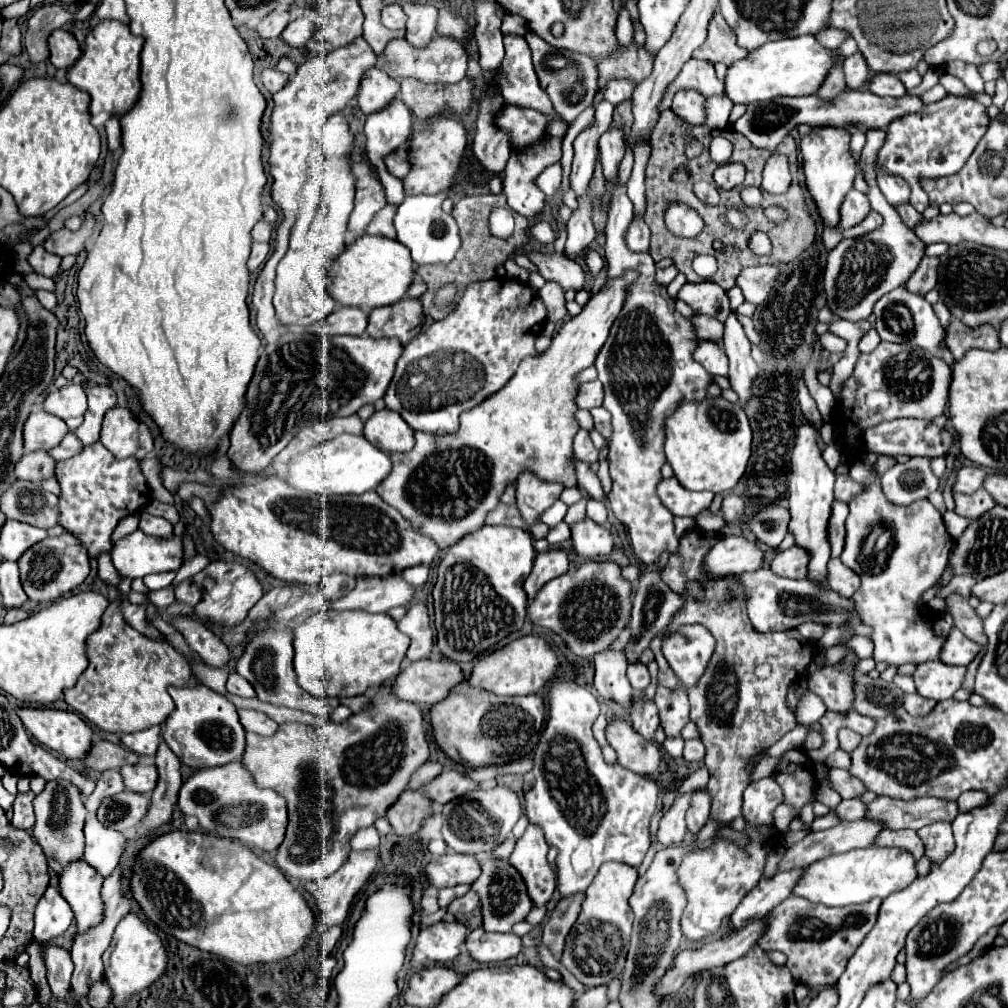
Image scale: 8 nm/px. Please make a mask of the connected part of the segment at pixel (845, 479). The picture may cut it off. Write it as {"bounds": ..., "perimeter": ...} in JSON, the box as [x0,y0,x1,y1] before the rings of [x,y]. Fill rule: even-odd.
{"bounds":[834,476,862,502],"perimeter":[[[838,476],[836,478],[836,486],[834,486],[834,498],[842,500],[842,502],[850,502],[850,498],[854,494],[858,494],[860,490],[862,490],[862,486],[852,482],[850,476]]]}

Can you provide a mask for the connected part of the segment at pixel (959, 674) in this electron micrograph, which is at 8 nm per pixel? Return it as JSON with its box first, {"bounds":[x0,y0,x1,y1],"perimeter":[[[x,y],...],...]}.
{"bounds":[914,660,964,702],"perimeter":[[[930,660],[918,664],[914,672],[914,682],[920,696],[942,702],[946,698],[952,698],[954,692],[962,686],[964,674],[964,666],[948,666],[940,660]]]}

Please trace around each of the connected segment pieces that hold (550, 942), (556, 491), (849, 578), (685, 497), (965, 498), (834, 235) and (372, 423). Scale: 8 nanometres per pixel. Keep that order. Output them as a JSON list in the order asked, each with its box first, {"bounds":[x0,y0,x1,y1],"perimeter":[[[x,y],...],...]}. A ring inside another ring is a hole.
[{"bounds":[542,894,584,958],"perimeter":[[[574,894],[574,896],[570,896],[570,898],[564,898],[564,900],[558,902],[558,906],[550,912],[550,920],[546,920],[546,924],[544,924],[542,942],[552,950],[552,954],[554,954],[556,958],[562,956],[566,934],[570,932],[572,924],[576,922],[576,918],[578,918],[578,914],[580,914],[582,900],[584,900],[584,894]]]},{"bounds":[516,470,562,524],"perimeter":[[[524,470],[516,482],[516,504],[524,520],[528,524],[538,522],[538,516],[558,500],[562,490],[562,482],[546,482],[530,474],[530,470]]]},{"bounds":[828,558,860,598],"perimeter":[[[830,558],[830,566],[828,566],[828,586],[832,590],[836,590],[838,594],[850,598],[858,590],[858,586],[860,586],[860,578],[840,558]]]},{"bounds":[658,476,714,518],"perimeter":[[[674,476],[658,484],[658,496],[674,516],[692,516],[692,518],[698,512],[706,510],[714,498],[714,494],[710,492],[692,492],[686,490],[684,486],[678,486],[678,480]]]},{"bounds":[954,490,996,520],"perimeter":[[[976,490],[974,494],[954,494],[954,512],[968,518],[968,520],[976,520],[980,518],[986,510],[990,510],[996,502],[994,498],[984,490]]]},{"bounds":[822,226,844,250],"perimeter":[[[828,226],[824,230],[824,234],[822,234],[822,242],[824,242],[826,250],[832,250],[842,238],[844,238],[844,234],[842,234],[842,230],[838,226]]]},{"bounds":[364,410,414,454],"perimeter":[[[392,410],[374,412],[364,424],[364,436],[386,454],[408,452],[414,448],[414,432],[402,420],[402,416],[394,414]]]}]

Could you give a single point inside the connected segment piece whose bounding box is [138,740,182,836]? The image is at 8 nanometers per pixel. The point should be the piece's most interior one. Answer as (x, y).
(169, 781)

